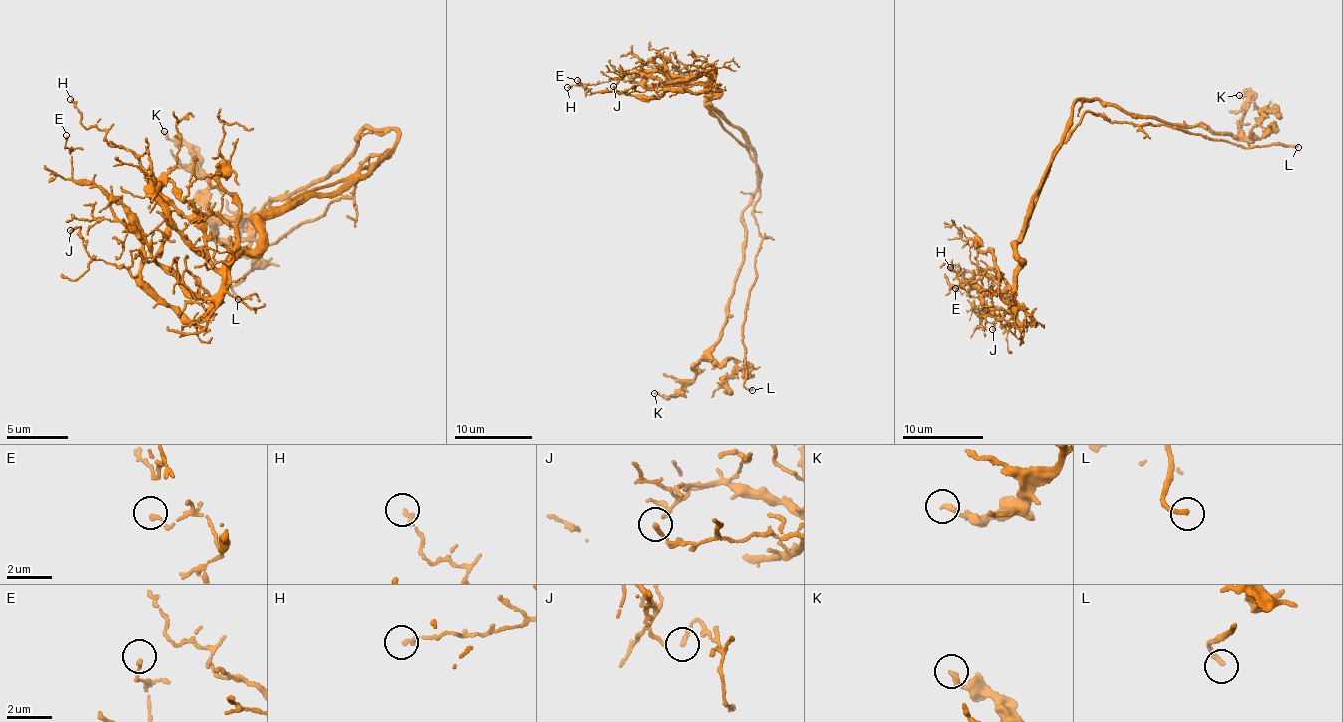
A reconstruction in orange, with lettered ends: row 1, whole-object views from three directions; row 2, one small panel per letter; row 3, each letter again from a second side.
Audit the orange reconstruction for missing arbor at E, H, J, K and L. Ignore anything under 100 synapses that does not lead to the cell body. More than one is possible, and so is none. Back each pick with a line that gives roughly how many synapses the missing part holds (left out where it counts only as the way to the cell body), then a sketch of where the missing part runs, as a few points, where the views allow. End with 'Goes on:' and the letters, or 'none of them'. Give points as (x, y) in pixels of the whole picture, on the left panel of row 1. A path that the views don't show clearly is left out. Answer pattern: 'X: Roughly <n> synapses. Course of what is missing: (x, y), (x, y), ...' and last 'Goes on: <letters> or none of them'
L: Course of what is missing: (238, 299), (261, 316), (274, 332), (250, 343), (198, 346), (176, 367), (163, 364)
Goes on: L

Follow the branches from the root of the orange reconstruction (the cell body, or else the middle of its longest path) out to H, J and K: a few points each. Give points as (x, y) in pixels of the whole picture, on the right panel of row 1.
H: (1052, 152), (1016, 245), (1021, 264), (1010, 292), (996, 295), (950, 267)
J: (1052, 152), (1016, 245), (1021, 264), (1014, 299), (1034, 322), (992, 329)
K: (1052, 152), (1077, 100), (1233, 136), (1248, 102), (1248, 93), (1239, 95)

